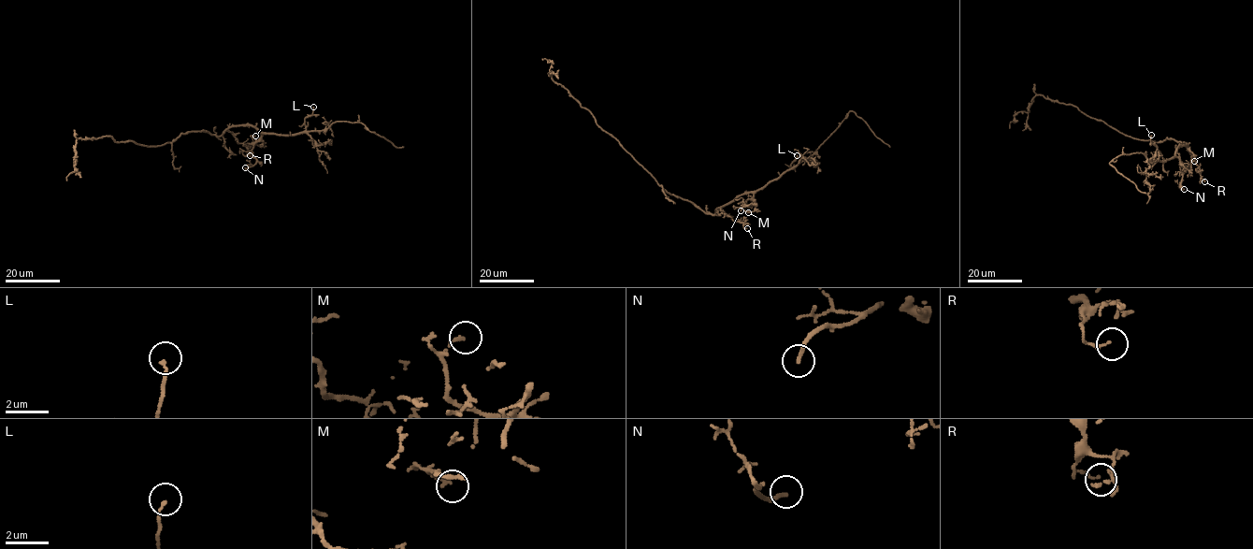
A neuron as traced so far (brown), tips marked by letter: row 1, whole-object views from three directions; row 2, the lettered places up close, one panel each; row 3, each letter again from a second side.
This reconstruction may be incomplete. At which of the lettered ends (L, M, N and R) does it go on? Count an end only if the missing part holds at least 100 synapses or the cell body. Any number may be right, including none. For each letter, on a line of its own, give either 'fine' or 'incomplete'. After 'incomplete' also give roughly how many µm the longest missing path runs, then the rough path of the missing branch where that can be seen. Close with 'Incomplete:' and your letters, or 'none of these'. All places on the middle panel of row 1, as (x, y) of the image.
L: fine
M: fine
N: fine
R: fine
Incomplete: none of these

